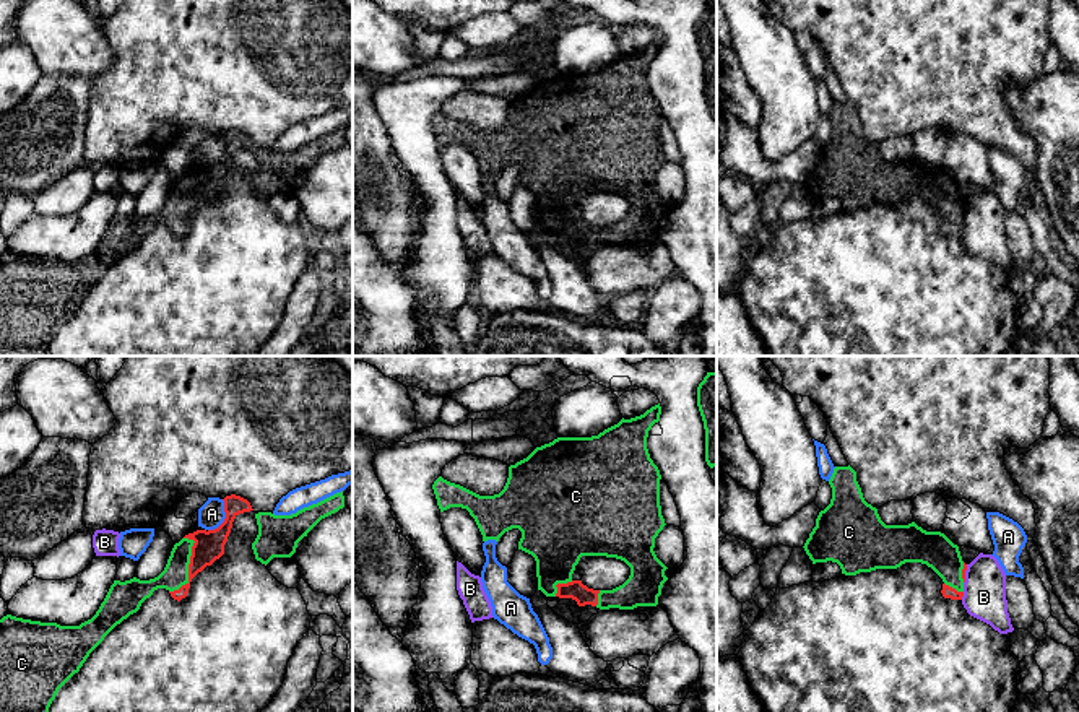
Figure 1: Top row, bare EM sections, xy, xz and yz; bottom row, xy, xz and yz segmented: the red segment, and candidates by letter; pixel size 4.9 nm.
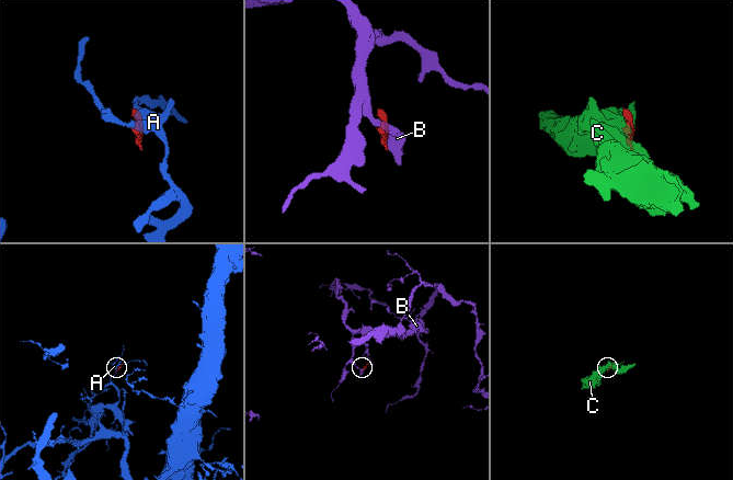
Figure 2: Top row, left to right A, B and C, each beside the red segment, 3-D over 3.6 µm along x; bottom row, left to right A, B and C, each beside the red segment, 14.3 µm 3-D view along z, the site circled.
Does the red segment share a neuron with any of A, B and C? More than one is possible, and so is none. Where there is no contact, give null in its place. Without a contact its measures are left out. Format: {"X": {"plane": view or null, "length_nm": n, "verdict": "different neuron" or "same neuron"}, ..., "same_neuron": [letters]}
{"A": {"plane": "xy", "length_nm": 180, "verdict": "different neuron"}, "B": {"plane": "yz", "length_nm": 40, "verdict": "different neuron"}, "C": {"plane": "xy", "length_nm": 300, "verdict": "same neuron"}, "same_neuron": ["C"]}

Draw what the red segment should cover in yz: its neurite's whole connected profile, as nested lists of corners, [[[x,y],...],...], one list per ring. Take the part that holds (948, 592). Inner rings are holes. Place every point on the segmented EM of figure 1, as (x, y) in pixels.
[[[850,465],[835,467],[829,484],[830,504],[819,512],[803,546],[812,564],[832,561],[842,574],[856,575],[921,562],[942,579],[944,598],[962,600],[967,564],[944,533],[926,532],[915,522],[886,525],[864,501]]]

